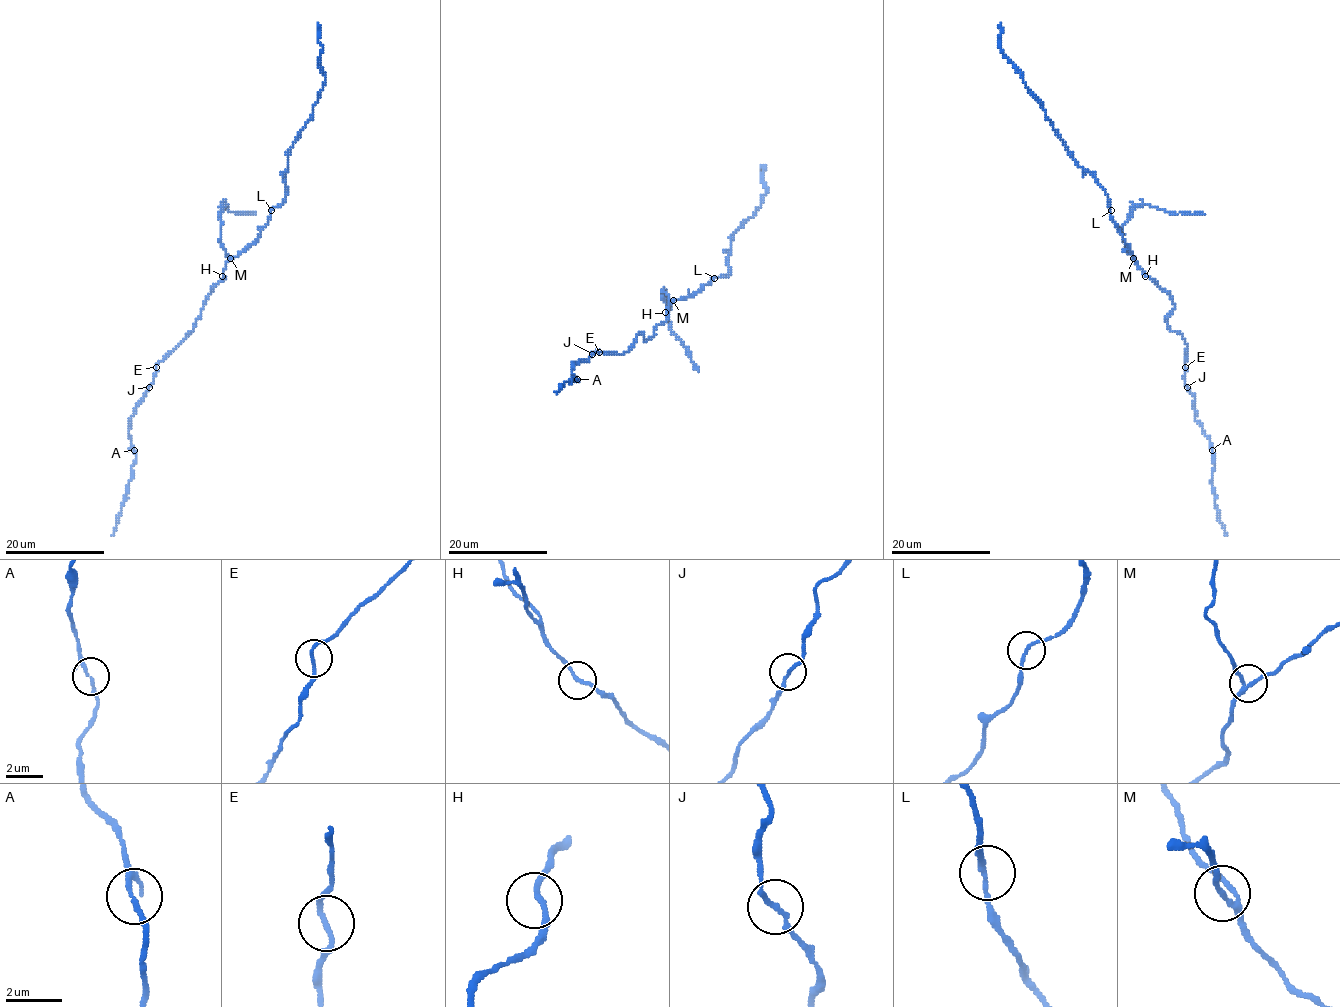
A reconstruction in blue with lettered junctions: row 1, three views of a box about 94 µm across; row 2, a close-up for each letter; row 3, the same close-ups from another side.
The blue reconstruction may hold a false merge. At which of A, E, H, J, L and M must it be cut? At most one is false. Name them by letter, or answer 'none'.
none

